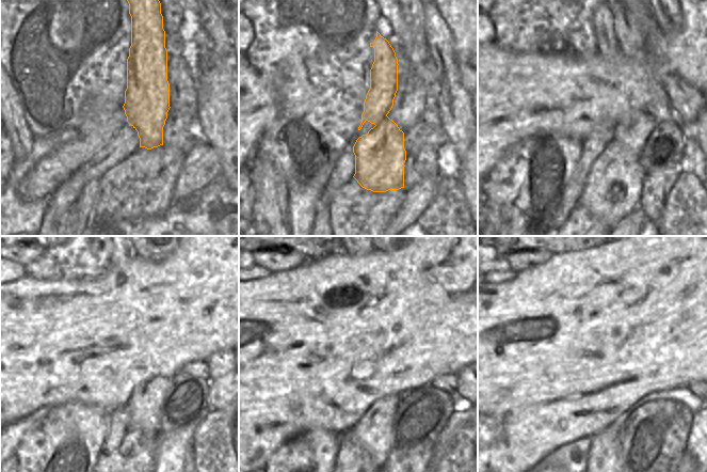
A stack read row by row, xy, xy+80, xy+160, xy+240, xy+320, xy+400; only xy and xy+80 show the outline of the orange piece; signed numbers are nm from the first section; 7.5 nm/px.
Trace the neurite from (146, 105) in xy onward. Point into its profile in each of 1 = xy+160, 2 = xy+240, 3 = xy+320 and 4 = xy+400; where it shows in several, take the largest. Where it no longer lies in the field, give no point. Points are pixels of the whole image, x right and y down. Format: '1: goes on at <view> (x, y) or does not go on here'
1: goes on at xy+160 (612, 190)
2: goes on at xy+240 (127, 453)
3: goes on at xy+320 (351, 453)
4: does not go on here

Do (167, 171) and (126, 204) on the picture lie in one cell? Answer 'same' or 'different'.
same

